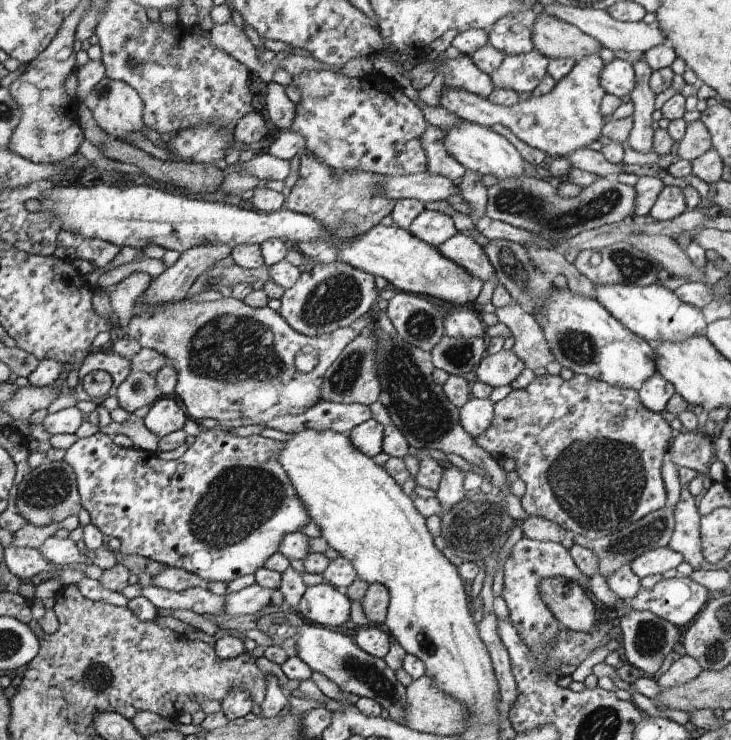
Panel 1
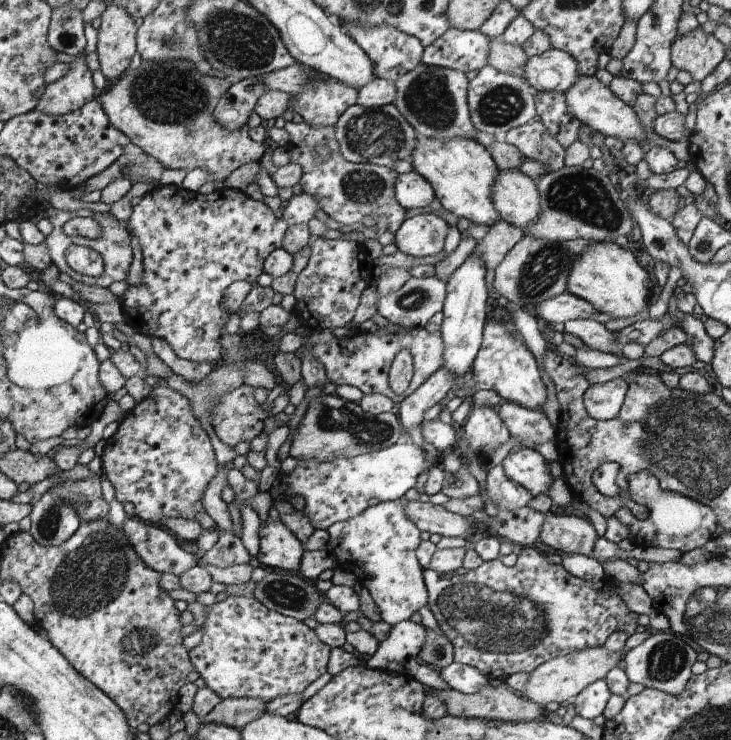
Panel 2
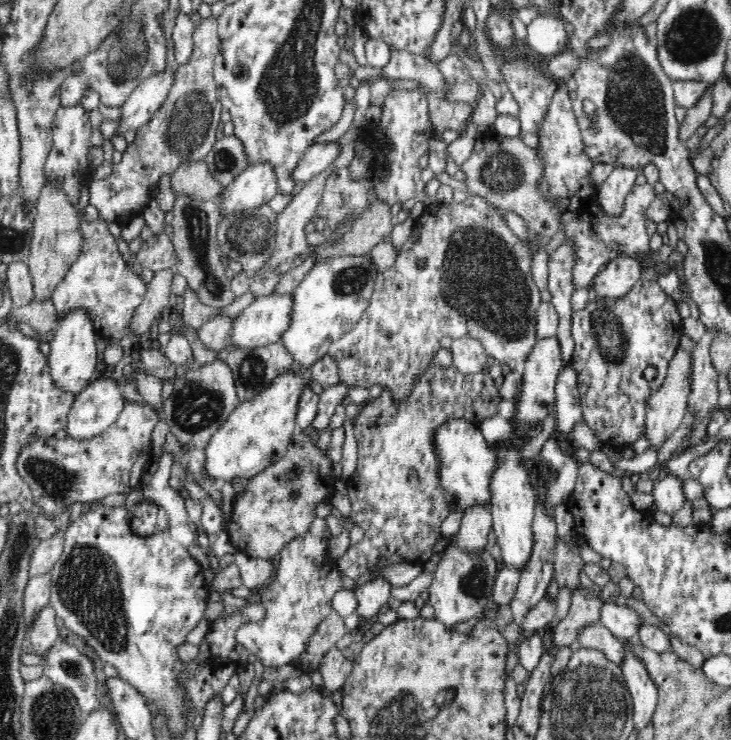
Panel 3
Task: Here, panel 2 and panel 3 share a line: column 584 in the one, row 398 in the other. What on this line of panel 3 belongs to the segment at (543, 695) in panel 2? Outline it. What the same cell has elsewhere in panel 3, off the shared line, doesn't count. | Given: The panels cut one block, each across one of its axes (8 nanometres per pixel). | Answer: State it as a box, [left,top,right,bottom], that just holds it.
[645,349,692,446]

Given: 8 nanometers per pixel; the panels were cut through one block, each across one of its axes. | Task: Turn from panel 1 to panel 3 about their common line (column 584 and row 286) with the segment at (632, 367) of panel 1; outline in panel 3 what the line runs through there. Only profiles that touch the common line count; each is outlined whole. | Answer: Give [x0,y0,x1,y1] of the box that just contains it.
[280,255,377,368]

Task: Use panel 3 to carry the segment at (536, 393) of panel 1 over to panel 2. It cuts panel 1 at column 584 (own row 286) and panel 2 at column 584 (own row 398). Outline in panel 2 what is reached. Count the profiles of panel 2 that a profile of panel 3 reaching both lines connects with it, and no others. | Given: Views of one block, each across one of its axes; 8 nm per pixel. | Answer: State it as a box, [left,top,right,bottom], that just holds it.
[583,368,643,421]

